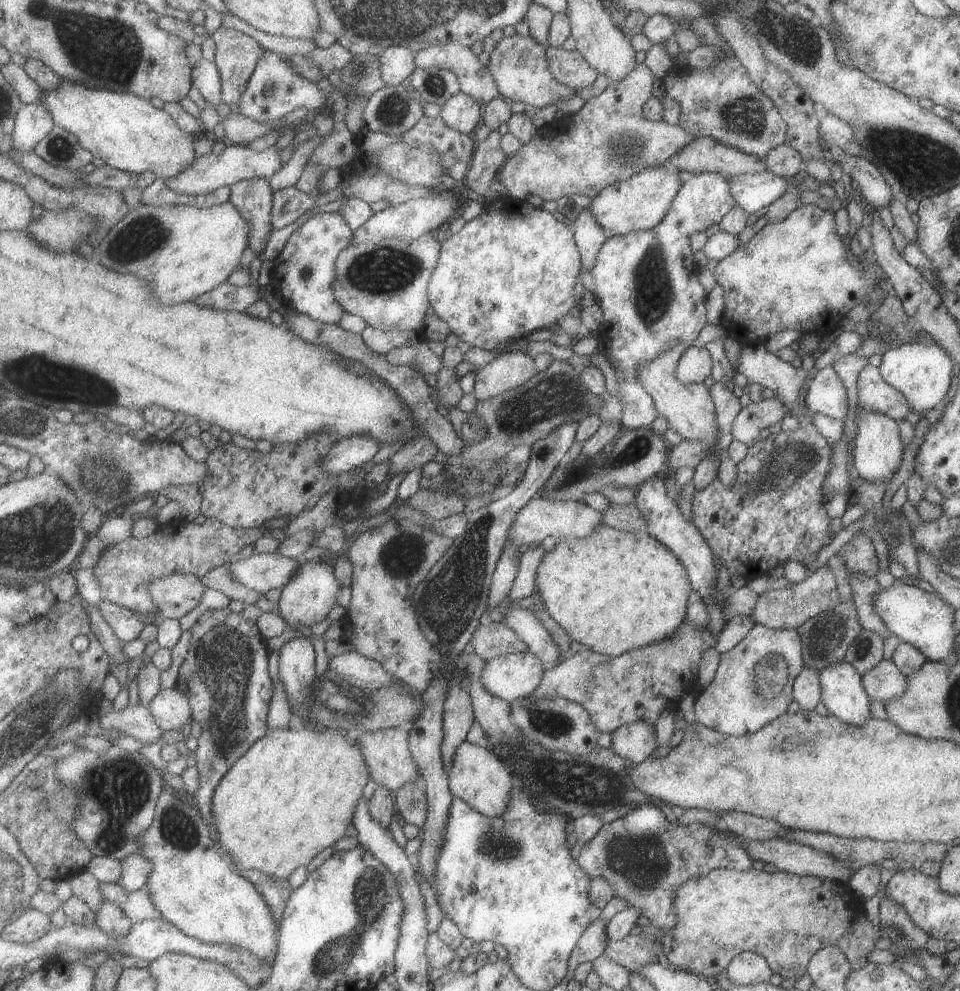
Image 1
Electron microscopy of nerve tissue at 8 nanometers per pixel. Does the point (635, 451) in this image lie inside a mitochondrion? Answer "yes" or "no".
yes

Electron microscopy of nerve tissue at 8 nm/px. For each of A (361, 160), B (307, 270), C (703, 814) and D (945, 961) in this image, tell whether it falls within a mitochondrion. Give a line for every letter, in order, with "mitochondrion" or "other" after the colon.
A: other
B: mitochondrion
C: other
D: other

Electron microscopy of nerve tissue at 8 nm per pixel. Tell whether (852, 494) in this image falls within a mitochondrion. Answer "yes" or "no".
no

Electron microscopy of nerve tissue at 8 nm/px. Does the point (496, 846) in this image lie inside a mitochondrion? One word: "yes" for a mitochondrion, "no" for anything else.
yes

